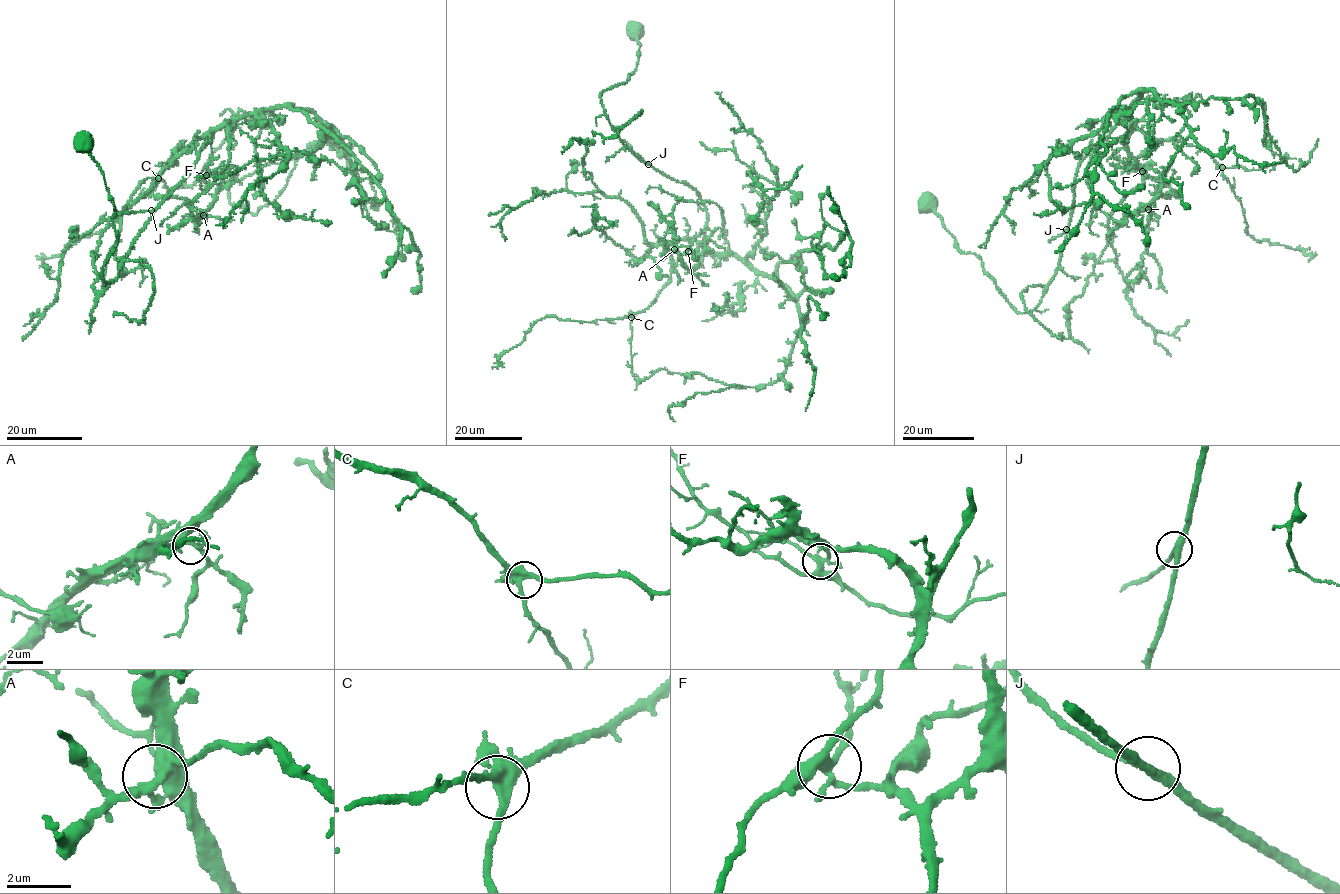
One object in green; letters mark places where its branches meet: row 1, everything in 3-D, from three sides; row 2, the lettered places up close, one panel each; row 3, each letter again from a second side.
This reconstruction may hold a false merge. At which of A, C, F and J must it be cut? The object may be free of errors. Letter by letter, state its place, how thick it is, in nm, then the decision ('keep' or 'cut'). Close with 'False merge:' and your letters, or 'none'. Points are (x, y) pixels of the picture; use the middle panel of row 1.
A: place (674, 249); calibre 280 nm; keep
C: place (631, 317); calibre 380 nm; keep
F: place (688, 251); calibre 280 nm; cut
J: place (648, 164); calibre 280 nm; keep
False merge: F

